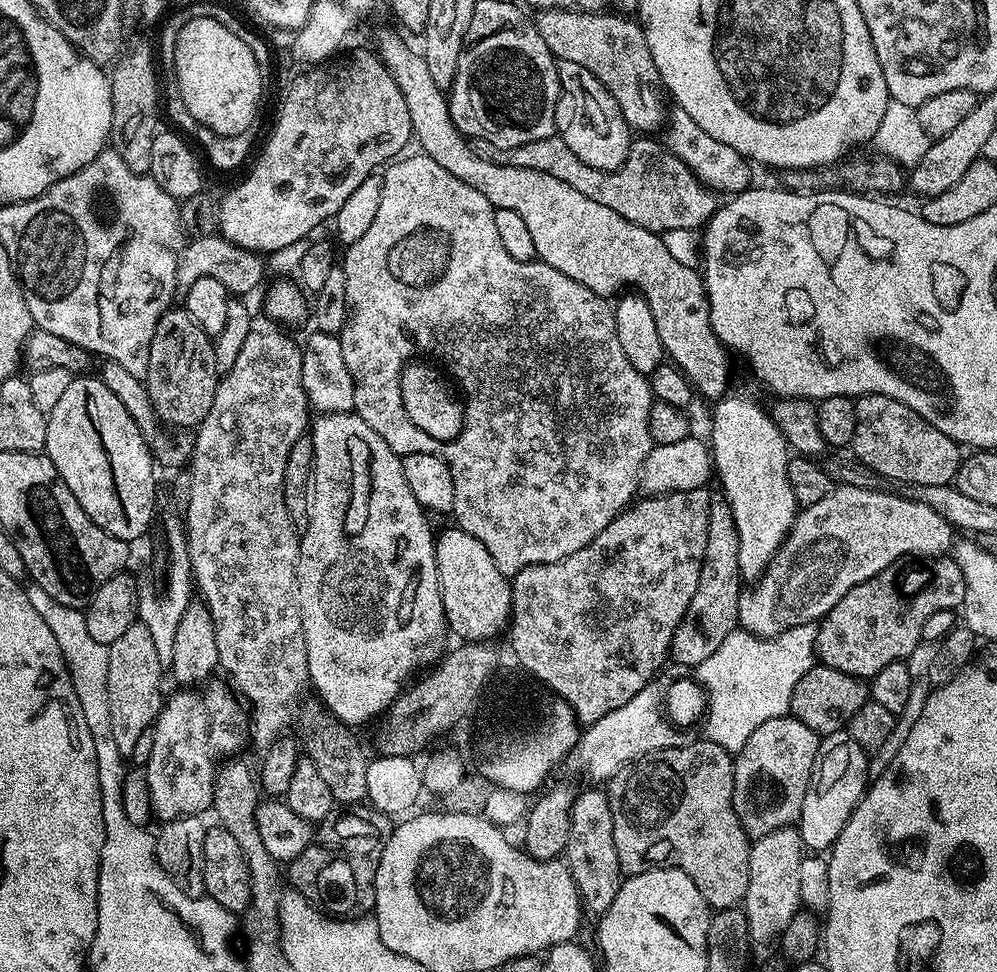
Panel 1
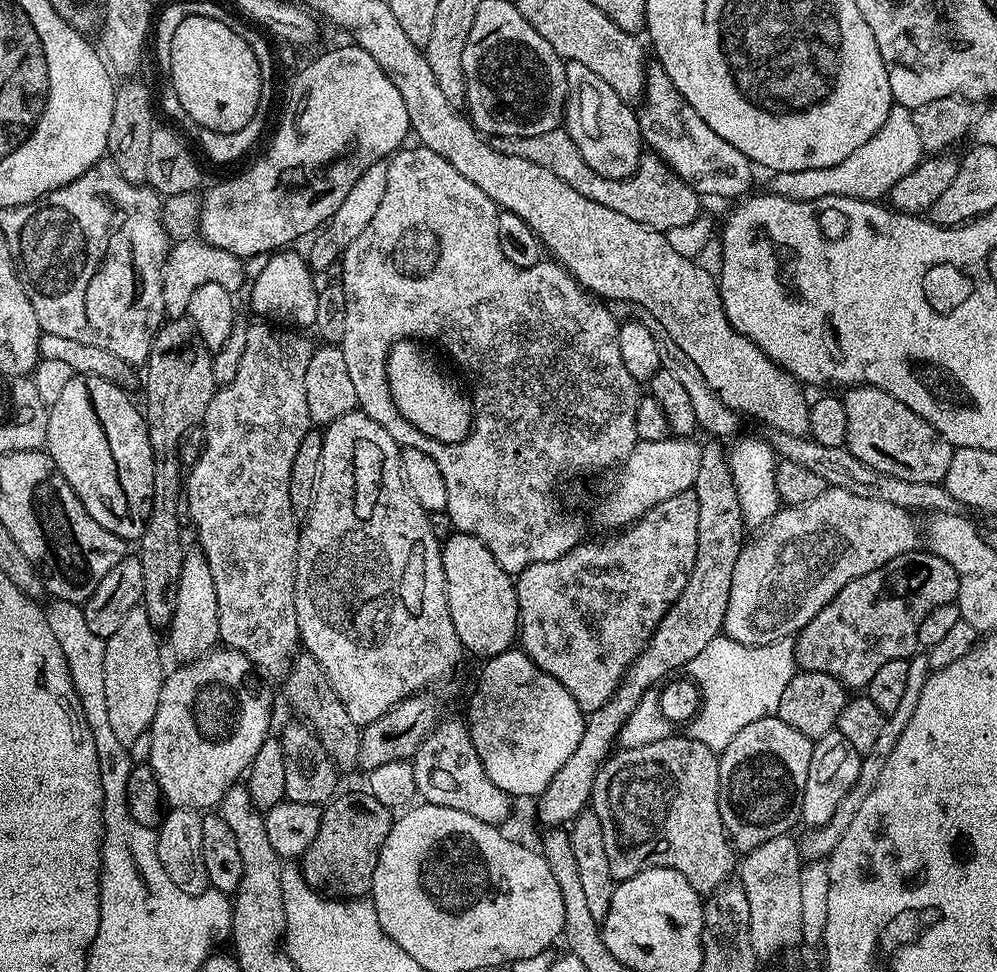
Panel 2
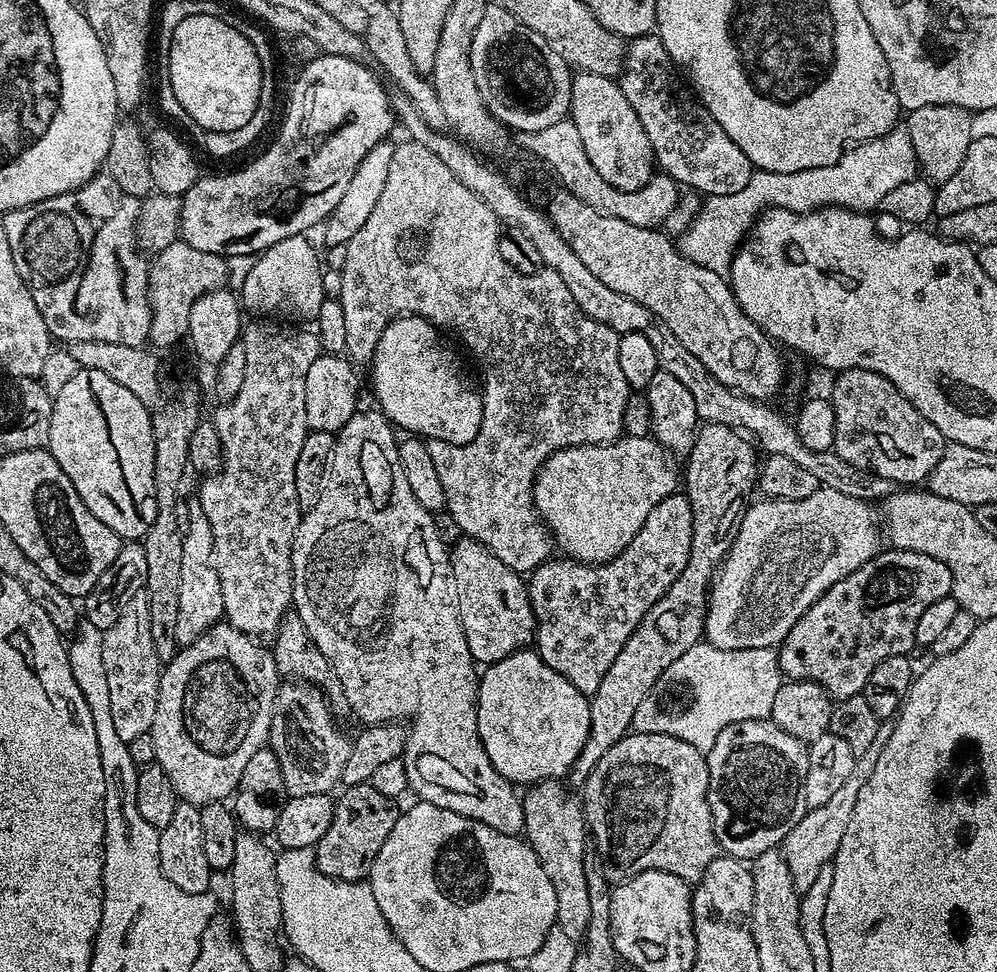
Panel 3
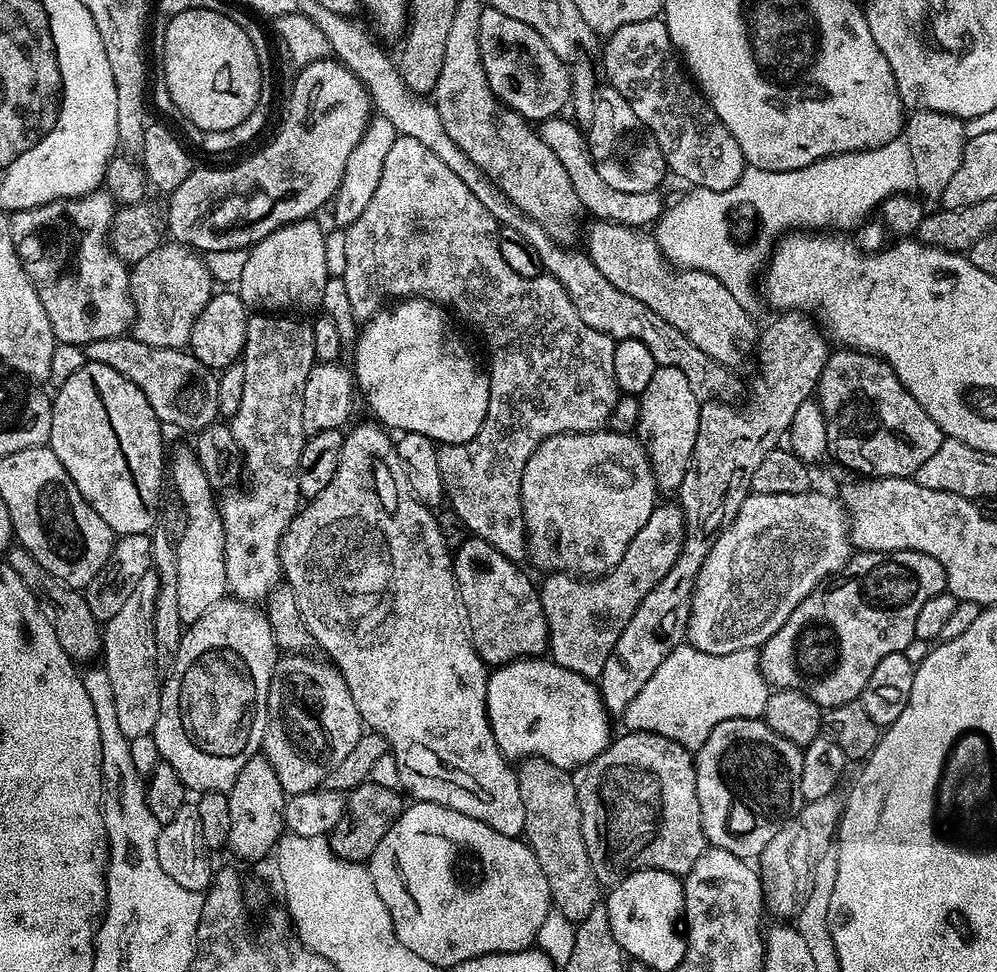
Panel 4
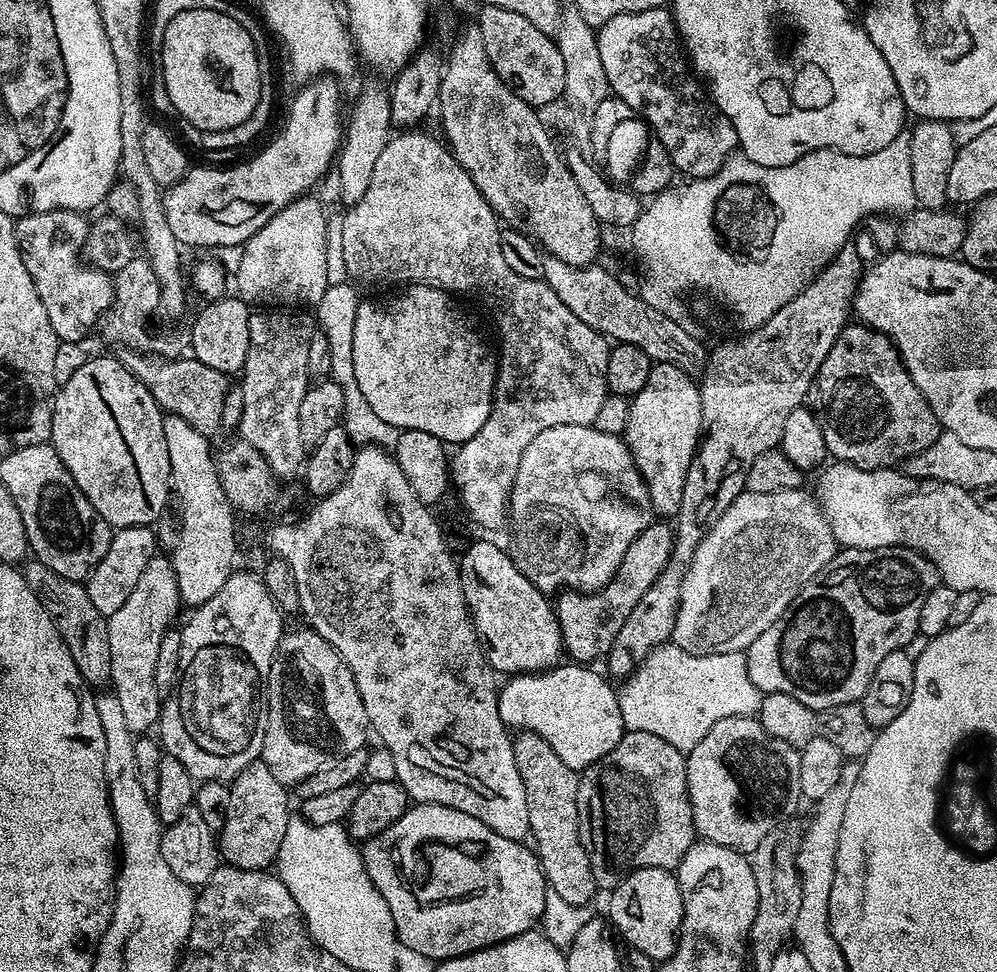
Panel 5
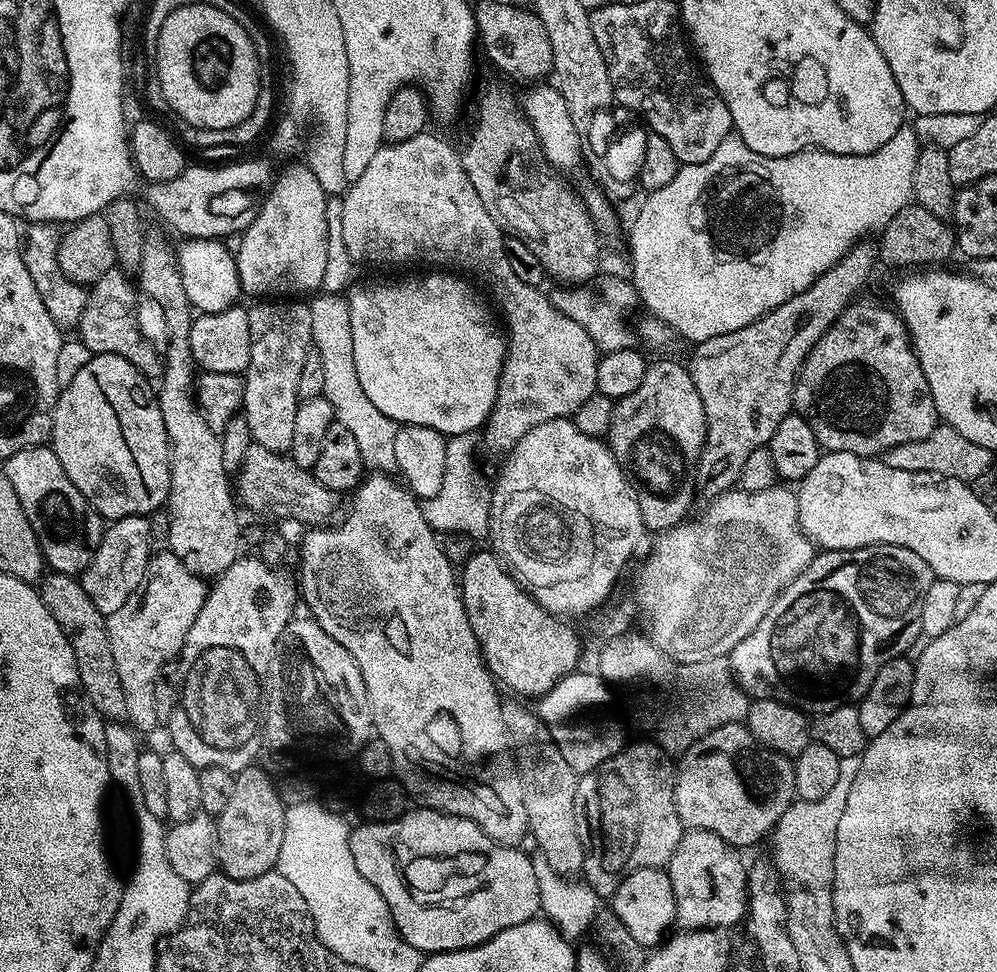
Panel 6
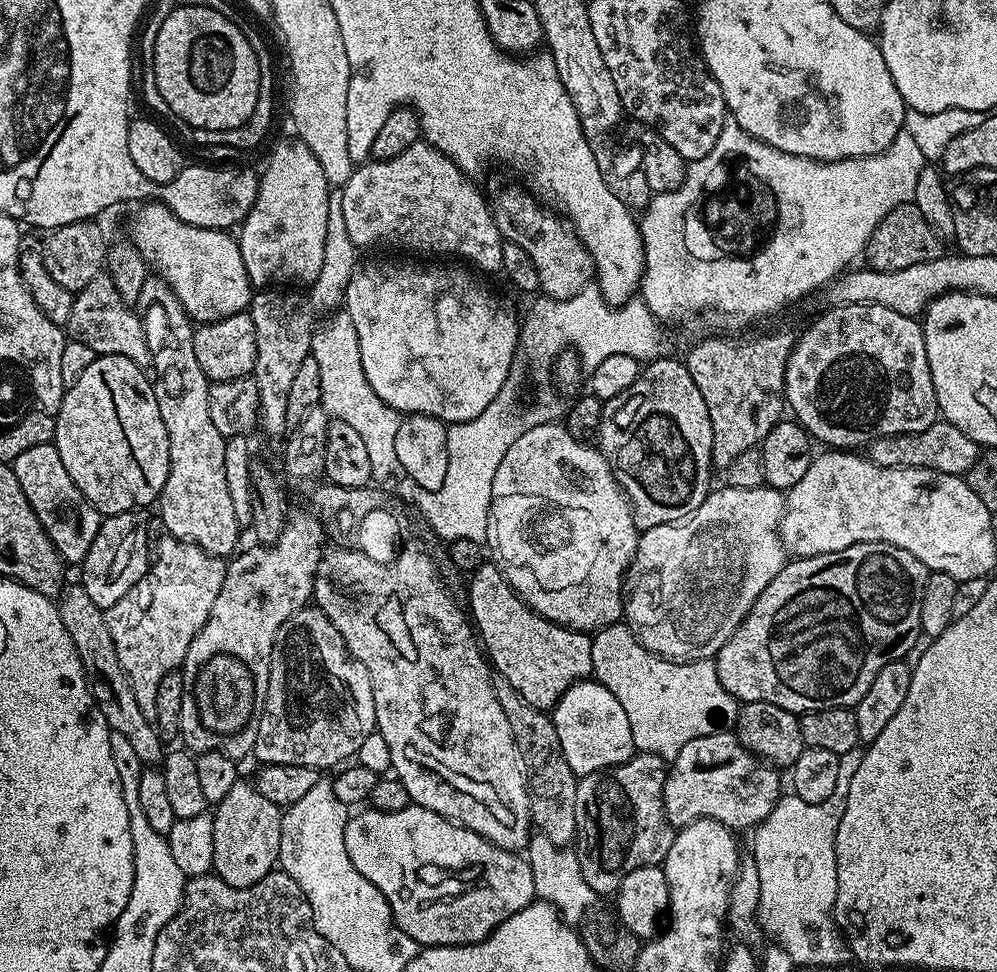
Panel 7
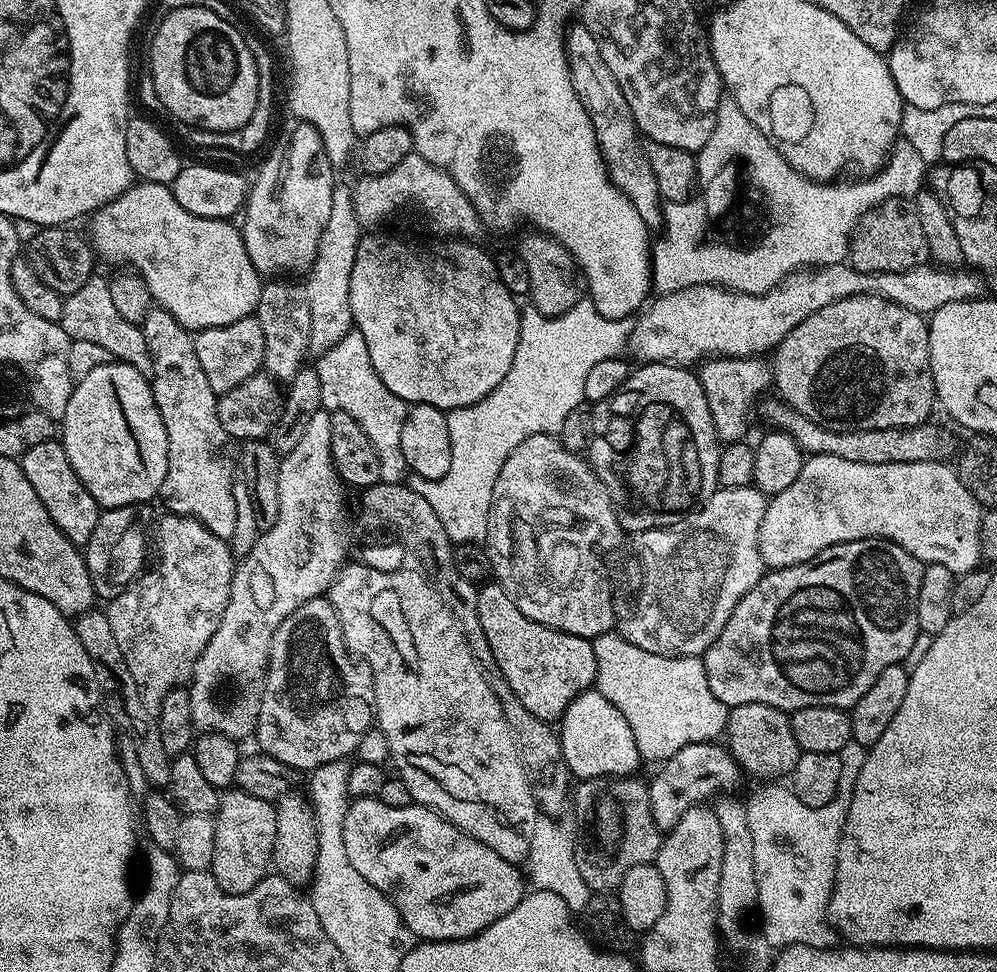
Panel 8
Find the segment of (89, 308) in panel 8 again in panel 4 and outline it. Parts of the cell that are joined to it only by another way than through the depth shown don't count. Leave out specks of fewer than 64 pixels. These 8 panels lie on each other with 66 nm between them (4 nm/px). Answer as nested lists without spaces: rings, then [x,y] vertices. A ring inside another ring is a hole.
[[[164,242],[159,248],[131,265],[128,285],[134,305],[134,335],[146,346],[183,349],[194,330],[194,322],[206,302],[214,295],[212,272],[204,265],[205,257],[175,242]],[[172,276],[180,276],[180,308],[172,293]]]

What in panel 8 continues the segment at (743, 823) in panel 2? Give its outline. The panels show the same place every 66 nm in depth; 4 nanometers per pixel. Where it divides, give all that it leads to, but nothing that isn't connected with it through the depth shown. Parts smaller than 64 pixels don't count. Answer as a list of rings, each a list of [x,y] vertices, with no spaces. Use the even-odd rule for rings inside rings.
[[[698,742],[690,746],[682,746],[678,754],[659,765],[656,777],[650,780],[648,793],[650,794],[650,812],[654,814],[654,822],[661,833],[666,834],[674,826],[678,826],[678,818],[686,814],[696,804],[711,801],[719,788],[725,788],[725,793],[732,794],[740,784],[742,773],[740,765],[732,757],[732,753],[720,742]]]

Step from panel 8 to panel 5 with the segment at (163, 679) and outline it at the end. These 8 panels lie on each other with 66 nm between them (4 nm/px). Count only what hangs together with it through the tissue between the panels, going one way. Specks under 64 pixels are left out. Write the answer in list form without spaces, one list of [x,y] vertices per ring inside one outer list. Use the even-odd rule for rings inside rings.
[[[157,554],[146,570],[142,570],[142,578],[138,578],[138,586],[134,586],[130,598],[126,598],[121,608],[107,617],[112,676],[110,688],[122,705],[126,726],[130,726],[133,734],[148,734],[157,727],[162,698],[154,686],[154,666],[158,662],[158,646],[162,646],[162,638],[175,625],[172,623],[180,611],[180,591],[172,561],[167,555]]]

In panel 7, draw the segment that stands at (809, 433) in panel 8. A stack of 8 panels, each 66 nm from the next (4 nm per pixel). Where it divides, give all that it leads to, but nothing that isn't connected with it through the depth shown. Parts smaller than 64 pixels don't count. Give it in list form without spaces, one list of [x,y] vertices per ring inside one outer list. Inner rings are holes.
[[[940,418],[935,424],[921,432],[883,436],[872,441],[867,445],[866,459],[887,468],[928,468],[932,472],[964,476],[972,469],[981,451],[981,445],[976,444],[974,438],[962,434],[958,426]]]

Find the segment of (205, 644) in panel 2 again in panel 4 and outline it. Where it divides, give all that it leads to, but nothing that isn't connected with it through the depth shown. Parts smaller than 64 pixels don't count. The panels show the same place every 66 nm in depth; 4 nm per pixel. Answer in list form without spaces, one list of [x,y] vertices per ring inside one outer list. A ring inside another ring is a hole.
[[[195,451],[180,452],[170,460],[170,484],[176,487],[180,500],[184,503],[184,516],[188,521],[184,524],[184,533],[178,536],[176,553],[178,554],[178,614],[182,616],[182,623],[187,626],[193,624],[210,606],[214,606],[219,600],[225,599],[229,591],[226,578],[226,562],[224,561],[224,527],[220,517],[220,505],[217,493],[207,480],[202,466],[196,460]]]

